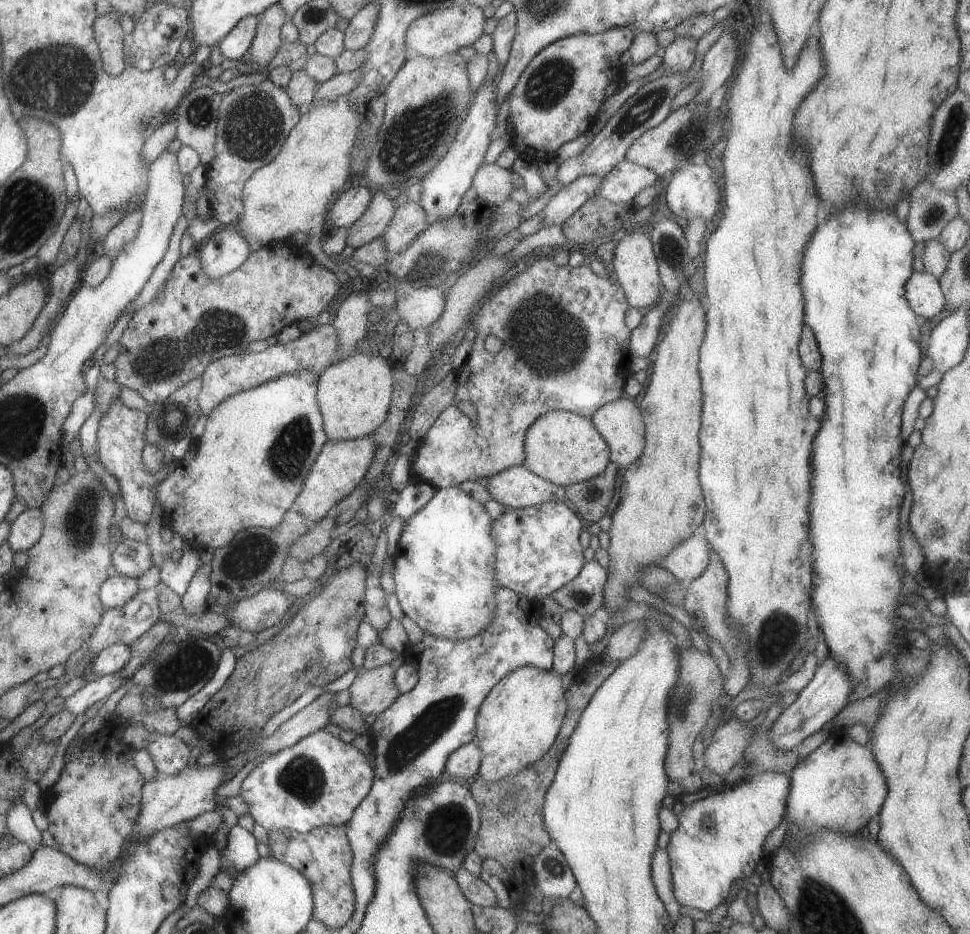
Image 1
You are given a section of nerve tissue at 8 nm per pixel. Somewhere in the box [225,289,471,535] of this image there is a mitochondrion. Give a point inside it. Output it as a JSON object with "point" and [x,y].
{"point":[287,455]}

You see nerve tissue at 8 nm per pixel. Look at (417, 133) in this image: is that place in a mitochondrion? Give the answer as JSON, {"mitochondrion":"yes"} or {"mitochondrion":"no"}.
{"mitochondrion":"yes"}

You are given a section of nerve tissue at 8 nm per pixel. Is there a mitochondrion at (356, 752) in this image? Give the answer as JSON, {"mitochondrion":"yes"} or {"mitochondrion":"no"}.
{"mitochondrion":"no"}

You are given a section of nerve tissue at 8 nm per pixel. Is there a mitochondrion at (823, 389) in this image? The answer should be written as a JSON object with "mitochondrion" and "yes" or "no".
{"mitochondrion":"no"}

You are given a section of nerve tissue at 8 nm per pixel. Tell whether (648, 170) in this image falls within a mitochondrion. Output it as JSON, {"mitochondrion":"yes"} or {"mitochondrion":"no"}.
{"mitochondrion":"no"}

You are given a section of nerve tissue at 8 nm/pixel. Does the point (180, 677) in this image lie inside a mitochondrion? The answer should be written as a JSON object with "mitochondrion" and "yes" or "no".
{"mitochondrion":"yes"}

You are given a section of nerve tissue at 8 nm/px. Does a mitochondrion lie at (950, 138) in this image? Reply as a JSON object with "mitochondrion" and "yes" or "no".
{"mitochondrion":"yes"}

